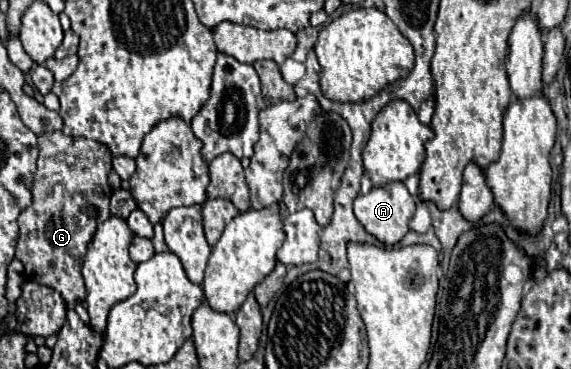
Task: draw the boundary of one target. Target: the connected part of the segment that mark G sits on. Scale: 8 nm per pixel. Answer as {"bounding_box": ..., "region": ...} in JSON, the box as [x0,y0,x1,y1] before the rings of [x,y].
{"bounding_box":[16,131,112,307],"region":[[[62,131],[38,135],[38,171],[32,183],[32,205],[18,217],[20,237],[16,259],[24,265],[28,281],[42,283],[58,291],[68,307],[86,299],[82,279],[82,257],[94,231],[110,217],[108,173],[112,169],[112,153],[106,145],[86,139],[68,137]]]}

